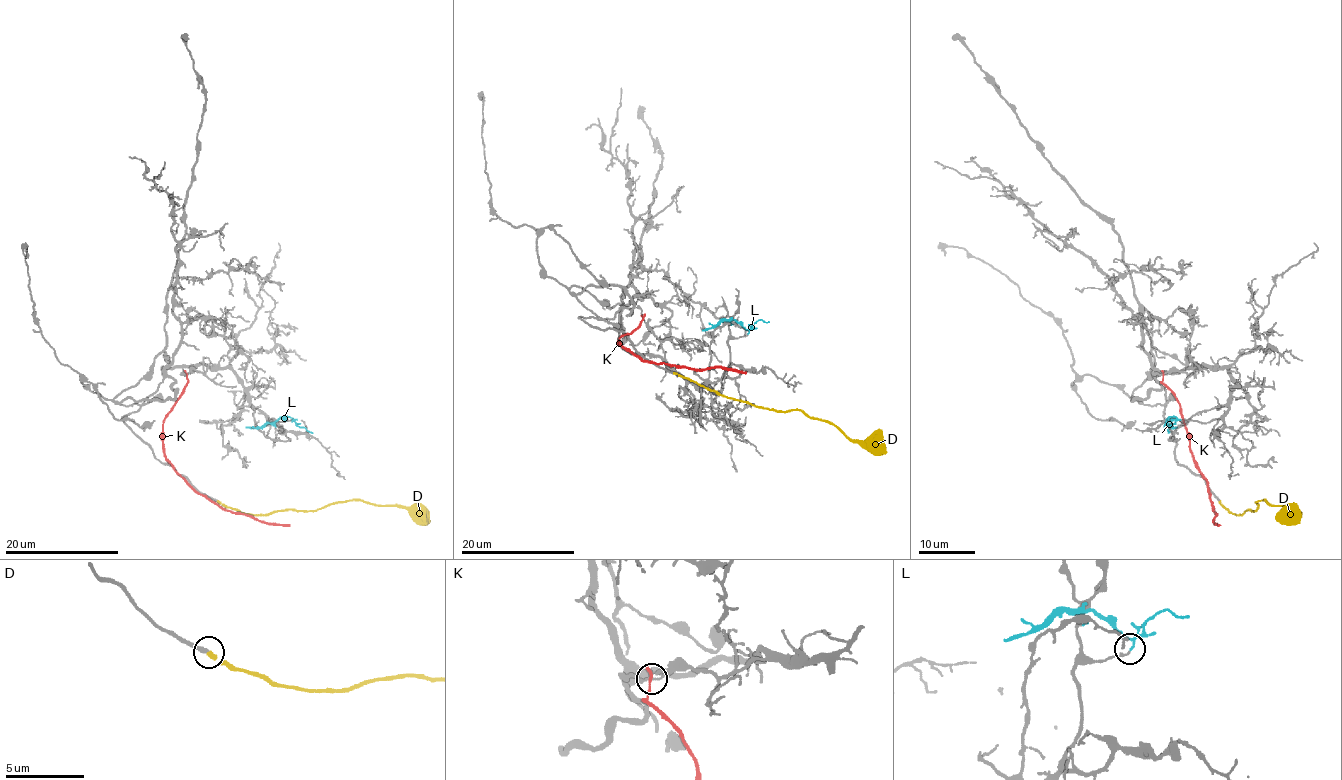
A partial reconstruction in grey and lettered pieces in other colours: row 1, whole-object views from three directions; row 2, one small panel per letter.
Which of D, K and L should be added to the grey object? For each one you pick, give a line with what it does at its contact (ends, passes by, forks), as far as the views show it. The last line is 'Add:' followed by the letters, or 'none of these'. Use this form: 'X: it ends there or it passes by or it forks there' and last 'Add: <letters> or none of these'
D: it ends there
Add: D

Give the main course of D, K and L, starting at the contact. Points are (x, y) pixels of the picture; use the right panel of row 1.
D: (1219, 501), (1232, 513), (1240, 515), (1247, 509), (1256, 511), (1256, 502), (1284, 505), (1298, 522)
K: (1164, 375), (1164, 385), (1178, 402), (1194, 462), (1208, 486), (1212, 509), (1216, 513), (1213, 520), (1220, 525)
L: (1179, 420), (1177, 417), (1167, 420), (1171, 427), (1177, 427)

